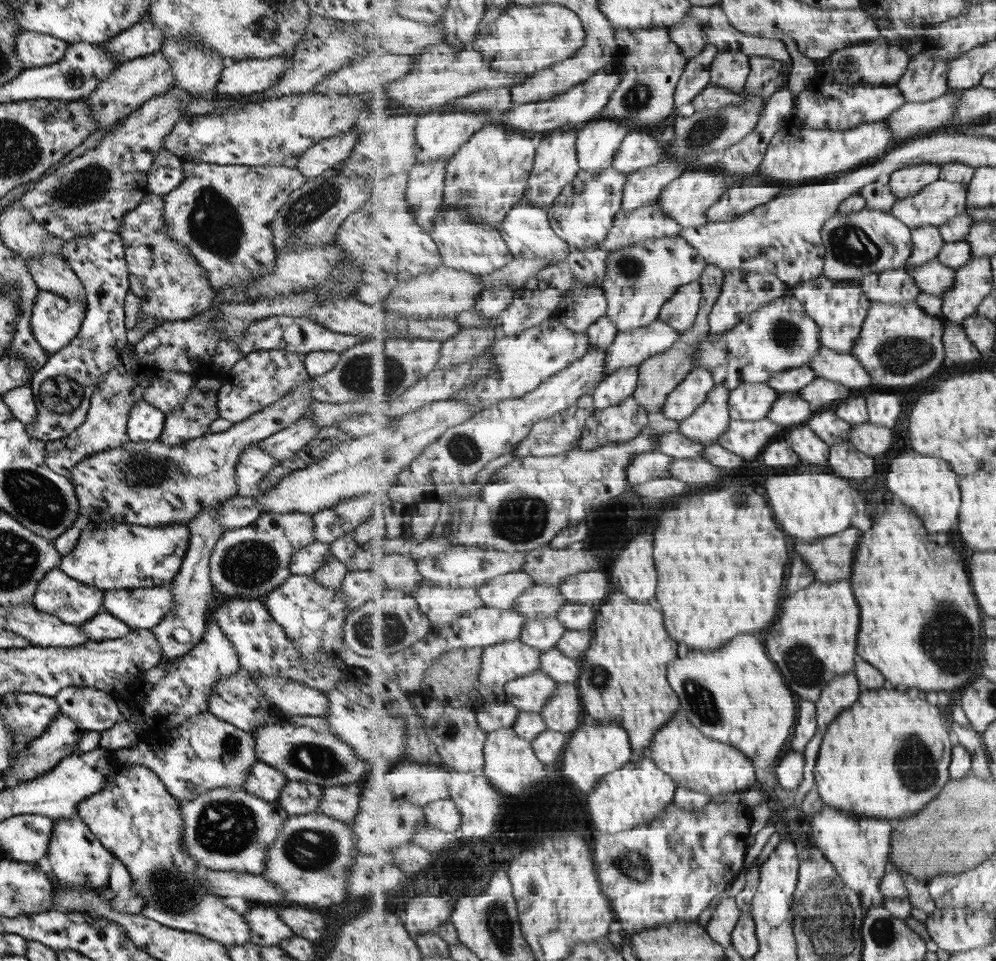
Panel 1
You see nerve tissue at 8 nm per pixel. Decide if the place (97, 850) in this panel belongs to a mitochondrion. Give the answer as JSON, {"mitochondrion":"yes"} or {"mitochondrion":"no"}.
{"mitochondrion":"no"}

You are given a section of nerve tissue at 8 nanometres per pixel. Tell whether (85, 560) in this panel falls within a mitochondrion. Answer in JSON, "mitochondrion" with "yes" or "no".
{"mitochondrion":"no"}

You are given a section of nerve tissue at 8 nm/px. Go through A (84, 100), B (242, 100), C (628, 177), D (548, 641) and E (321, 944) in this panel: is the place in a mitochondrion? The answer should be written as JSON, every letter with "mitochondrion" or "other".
{"A":"other","B":"other","C":"other","D":"other","E":"other"}

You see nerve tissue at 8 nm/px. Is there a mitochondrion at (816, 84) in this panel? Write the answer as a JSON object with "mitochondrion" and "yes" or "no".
{"mitochondrion":"no"}

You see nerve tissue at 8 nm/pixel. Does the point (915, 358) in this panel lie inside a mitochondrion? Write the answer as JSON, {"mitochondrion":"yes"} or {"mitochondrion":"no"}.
{"mitochondrion":"yes"}

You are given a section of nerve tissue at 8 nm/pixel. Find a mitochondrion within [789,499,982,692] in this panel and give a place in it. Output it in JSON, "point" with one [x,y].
{"point":[947,637]}

